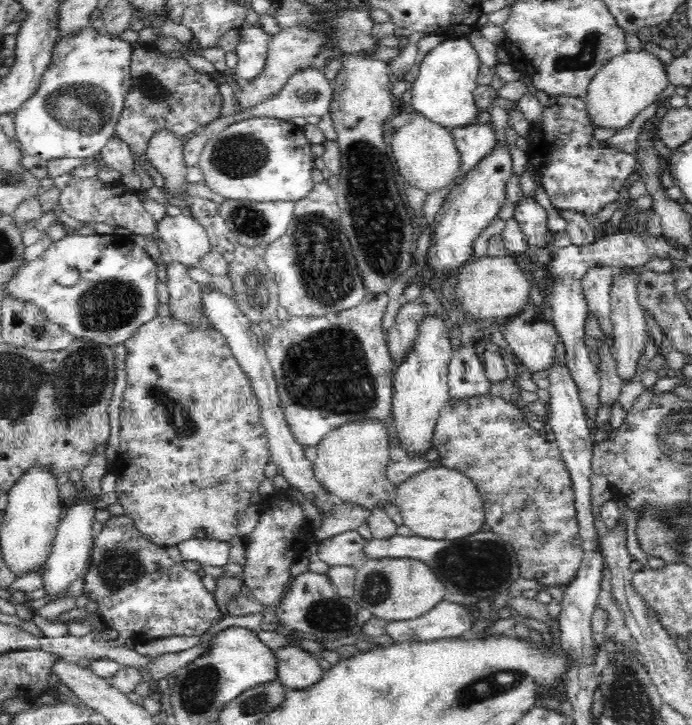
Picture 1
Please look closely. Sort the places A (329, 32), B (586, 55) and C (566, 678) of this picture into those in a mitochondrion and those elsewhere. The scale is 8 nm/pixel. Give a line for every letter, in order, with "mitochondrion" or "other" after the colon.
A: other
B: mitochondrion
C: other

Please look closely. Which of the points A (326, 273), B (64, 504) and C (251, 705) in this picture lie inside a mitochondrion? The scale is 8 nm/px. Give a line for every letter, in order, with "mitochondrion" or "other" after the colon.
A: mitochondrion
B: other
C: mitochondrion

